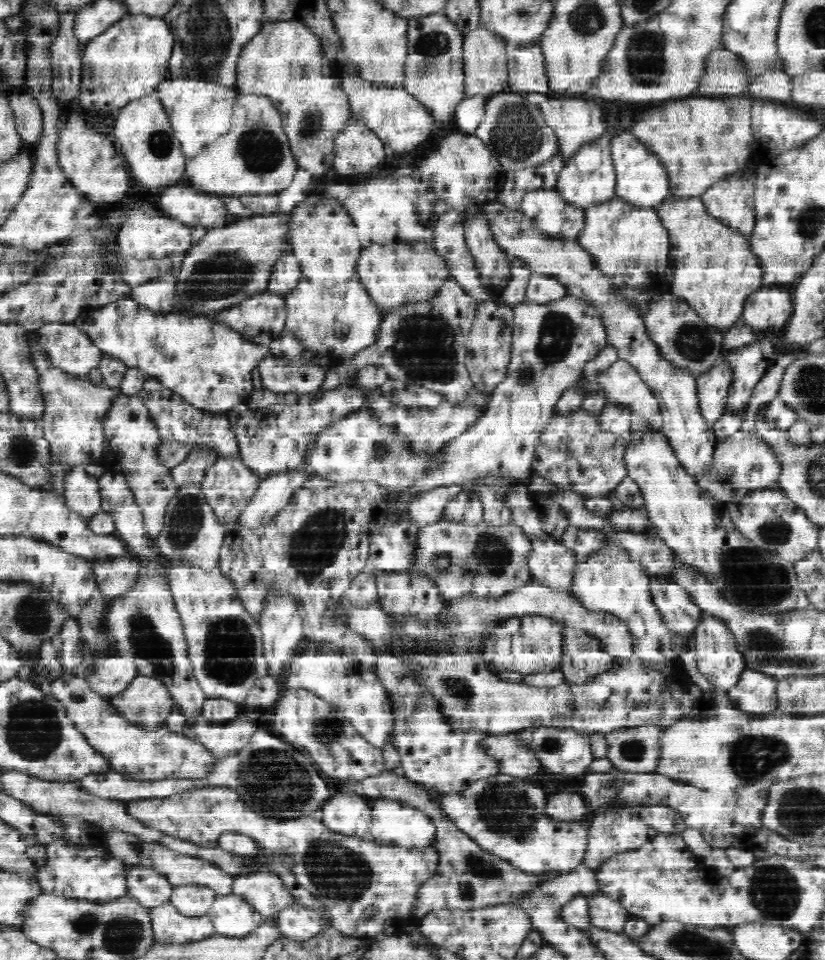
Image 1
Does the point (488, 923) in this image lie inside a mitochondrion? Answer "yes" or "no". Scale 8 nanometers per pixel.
yes

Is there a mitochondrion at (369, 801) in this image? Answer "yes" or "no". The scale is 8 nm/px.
no

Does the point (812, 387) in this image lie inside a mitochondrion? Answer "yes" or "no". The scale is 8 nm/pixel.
yes

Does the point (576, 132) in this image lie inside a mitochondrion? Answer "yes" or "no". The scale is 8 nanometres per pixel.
no

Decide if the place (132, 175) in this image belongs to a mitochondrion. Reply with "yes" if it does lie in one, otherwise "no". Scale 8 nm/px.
no

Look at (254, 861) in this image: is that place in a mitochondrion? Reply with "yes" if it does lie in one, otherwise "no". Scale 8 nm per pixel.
no

